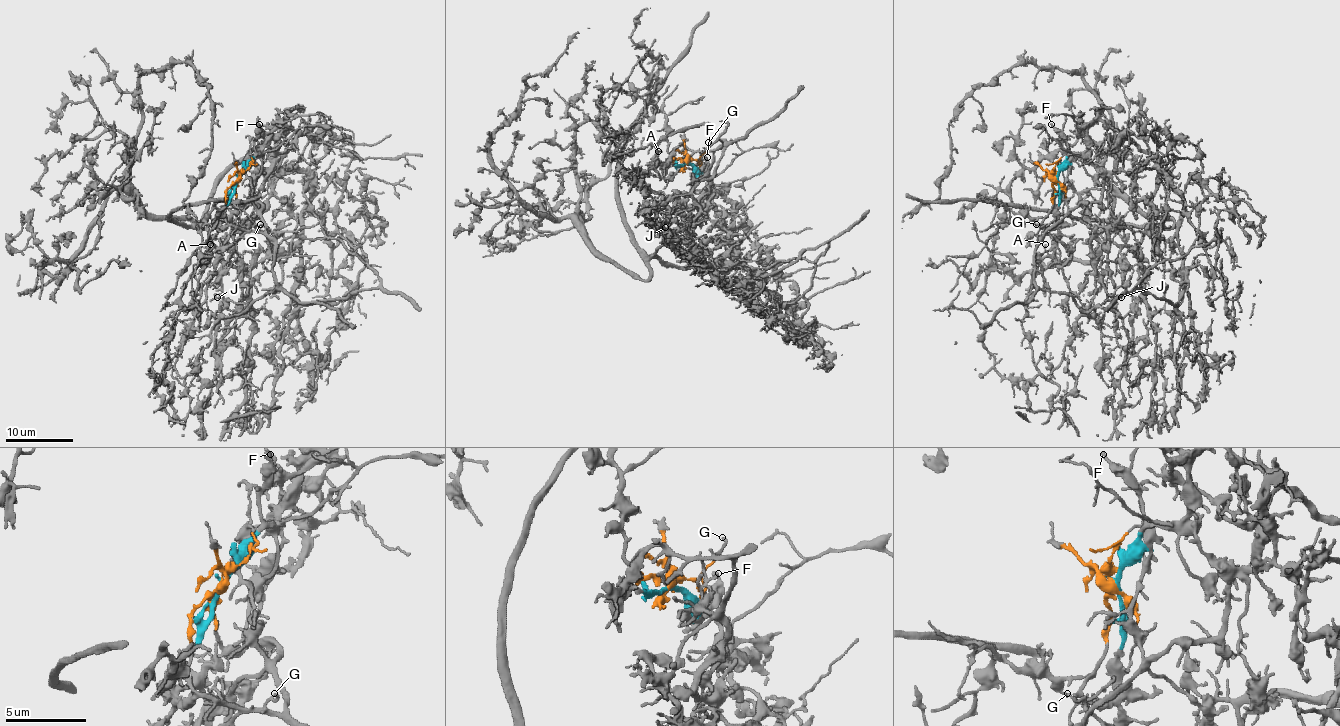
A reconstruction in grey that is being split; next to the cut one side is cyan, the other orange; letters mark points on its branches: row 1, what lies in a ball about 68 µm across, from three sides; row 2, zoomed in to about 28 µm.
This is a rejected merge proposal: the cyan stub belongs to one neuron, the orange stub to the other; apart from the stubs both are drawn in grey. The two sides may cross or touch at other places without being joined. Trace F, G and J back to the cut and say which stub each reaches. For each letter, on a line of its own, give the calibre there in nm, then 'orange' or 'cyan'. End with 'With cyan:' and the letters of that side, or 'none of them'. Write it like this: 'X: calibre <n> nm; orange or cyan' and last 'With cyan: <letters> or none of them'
F: calibre 240 nm; cyan
G: calibre 140 nm; orange
J: calibre 150 nm; orange
With cyan: F

